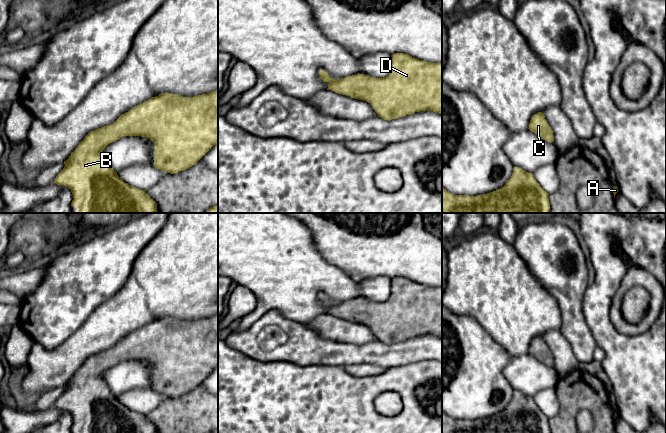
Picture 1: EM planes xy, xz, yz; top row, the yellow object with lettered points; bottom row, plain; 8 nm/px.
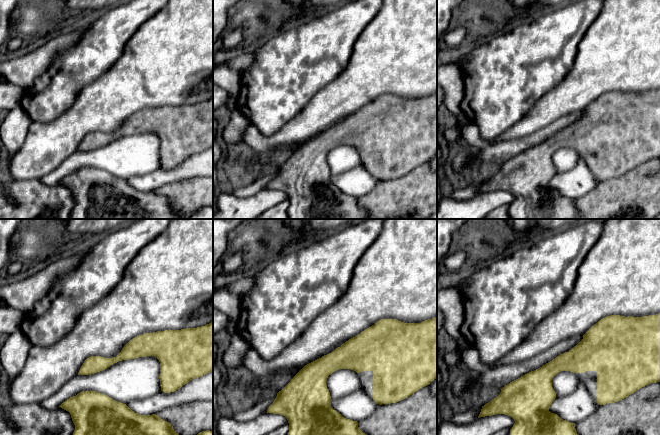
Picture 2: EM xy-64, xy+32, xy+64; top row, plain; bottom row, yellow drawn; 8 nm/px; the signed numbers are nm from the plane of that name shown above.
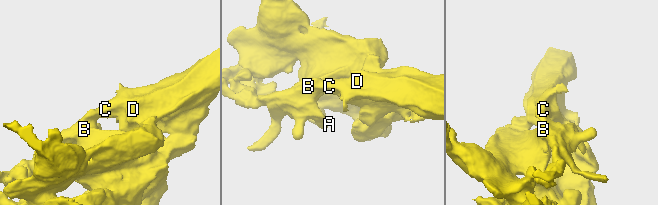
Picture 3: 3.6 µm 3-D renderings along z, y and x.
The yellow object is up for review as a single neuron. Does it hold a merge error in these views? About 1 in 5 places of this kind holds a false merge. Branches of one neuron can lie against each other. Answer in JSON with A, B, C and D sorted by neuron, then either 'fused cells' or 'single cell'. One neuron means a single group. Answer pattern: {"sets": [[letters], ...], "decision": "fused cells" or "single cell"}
{"sets": [["A", "B", "C", "D"]], "decision": "single cell"}

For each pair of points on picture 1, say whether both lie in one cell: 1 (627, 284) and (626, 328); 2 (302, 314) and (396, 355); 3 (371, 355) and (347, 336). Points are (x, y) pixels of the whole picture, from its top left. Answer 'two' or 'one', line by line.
1: one
2: two
3: two

